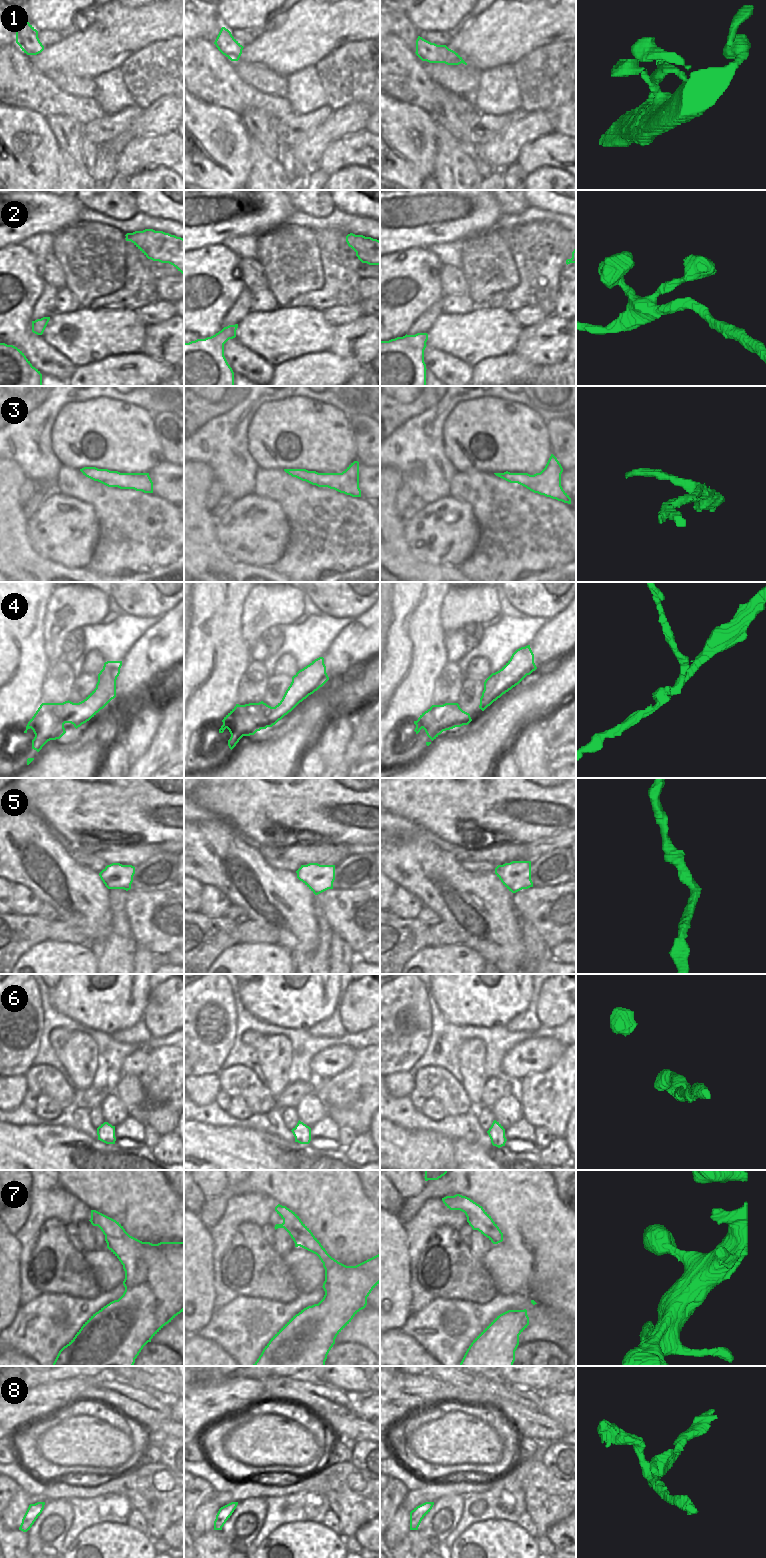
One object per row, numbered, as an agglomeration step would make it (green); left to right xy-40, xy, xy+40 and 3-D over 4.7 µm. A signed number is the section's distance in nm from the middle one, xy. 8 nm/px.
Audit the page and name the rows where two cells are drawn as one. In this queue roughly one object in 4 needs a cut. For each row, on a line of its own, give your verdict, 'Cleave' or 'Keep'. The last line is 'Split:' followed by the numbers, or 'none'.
1: Keep
2: Keep
3: Keep
4: Cleave
5: Cleave
6: Keep
7: Keep
8: Keep
Split: 4, 5.

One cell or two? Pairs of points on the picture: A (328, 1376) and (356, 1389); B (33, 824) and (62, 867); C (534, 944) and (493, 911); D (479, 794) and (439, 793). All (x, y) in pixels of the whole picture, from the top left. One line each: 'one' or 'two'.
A: one
B: one
C: two
D: one

